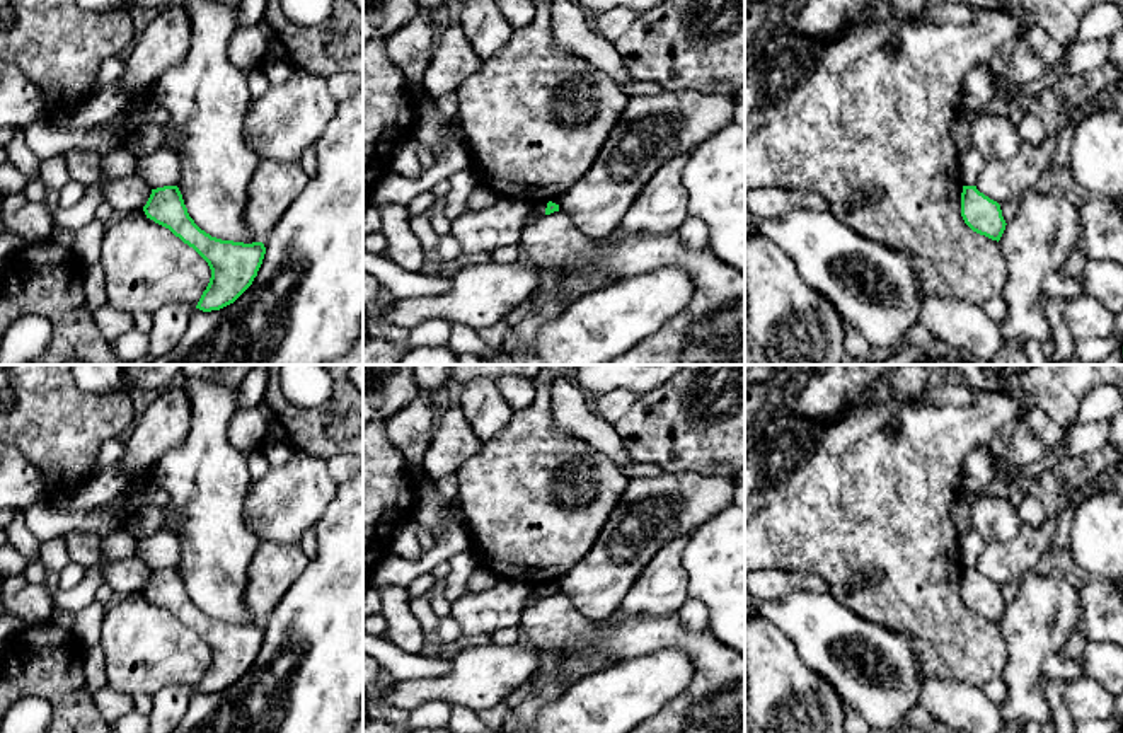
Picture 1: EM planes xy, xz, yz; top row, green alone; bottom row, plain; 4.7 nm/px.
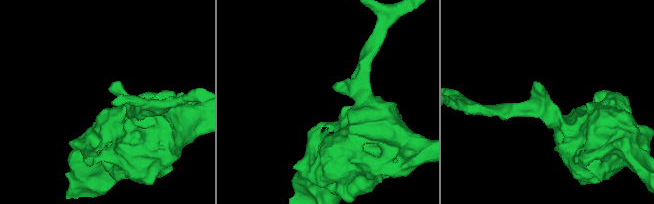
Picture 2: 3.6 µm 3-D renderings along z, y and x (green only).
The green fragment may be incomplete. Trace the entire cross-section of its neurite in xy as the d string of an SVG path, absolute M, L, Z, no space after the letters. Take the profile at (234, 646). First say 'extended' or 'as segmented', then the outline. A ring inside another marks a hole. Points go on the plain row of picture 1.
as segmented | M177 568L152 571L143 593L147 600L169 610L208 644L211 660L196 690L220 692L252 667L266 636L262 624L244 626L211 619L189 598Z

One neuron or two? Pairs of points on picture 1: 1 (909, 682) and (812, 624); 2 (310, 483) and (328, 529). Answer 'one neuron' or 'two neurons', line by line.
1: one neuron
2: two neurons

